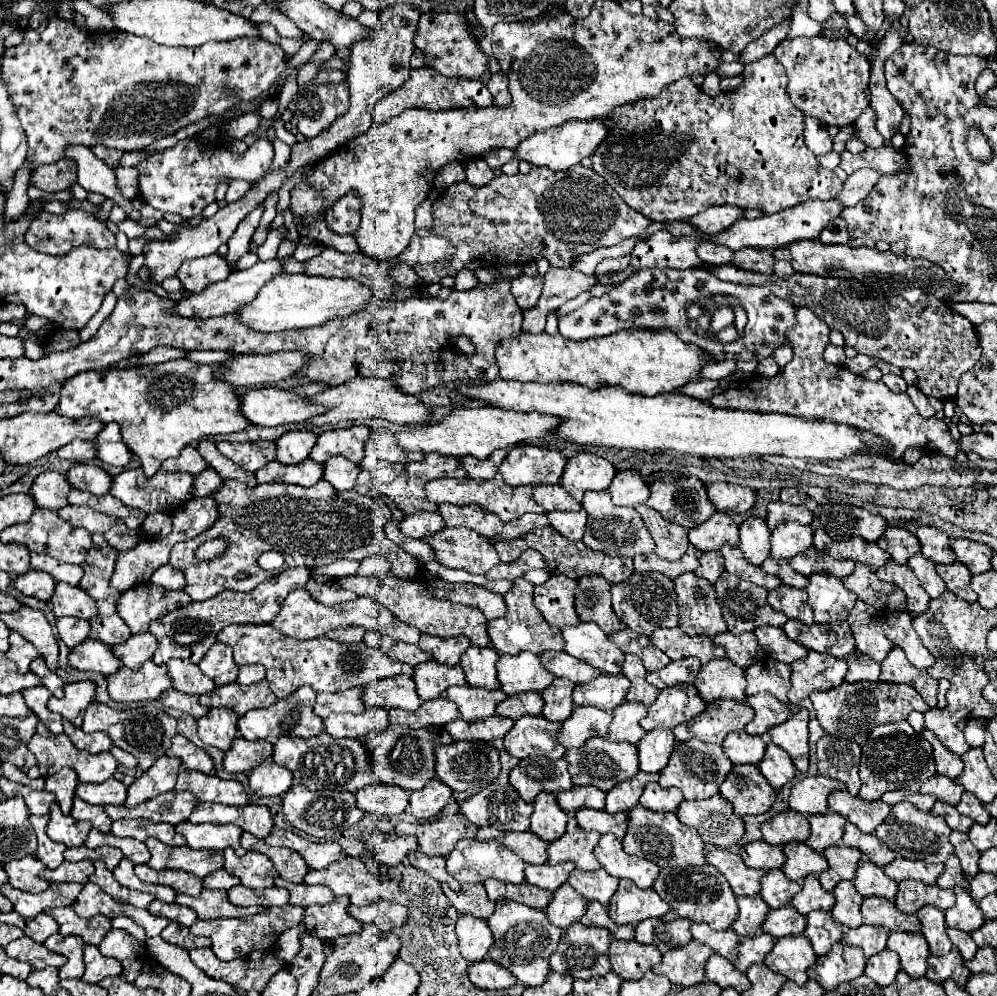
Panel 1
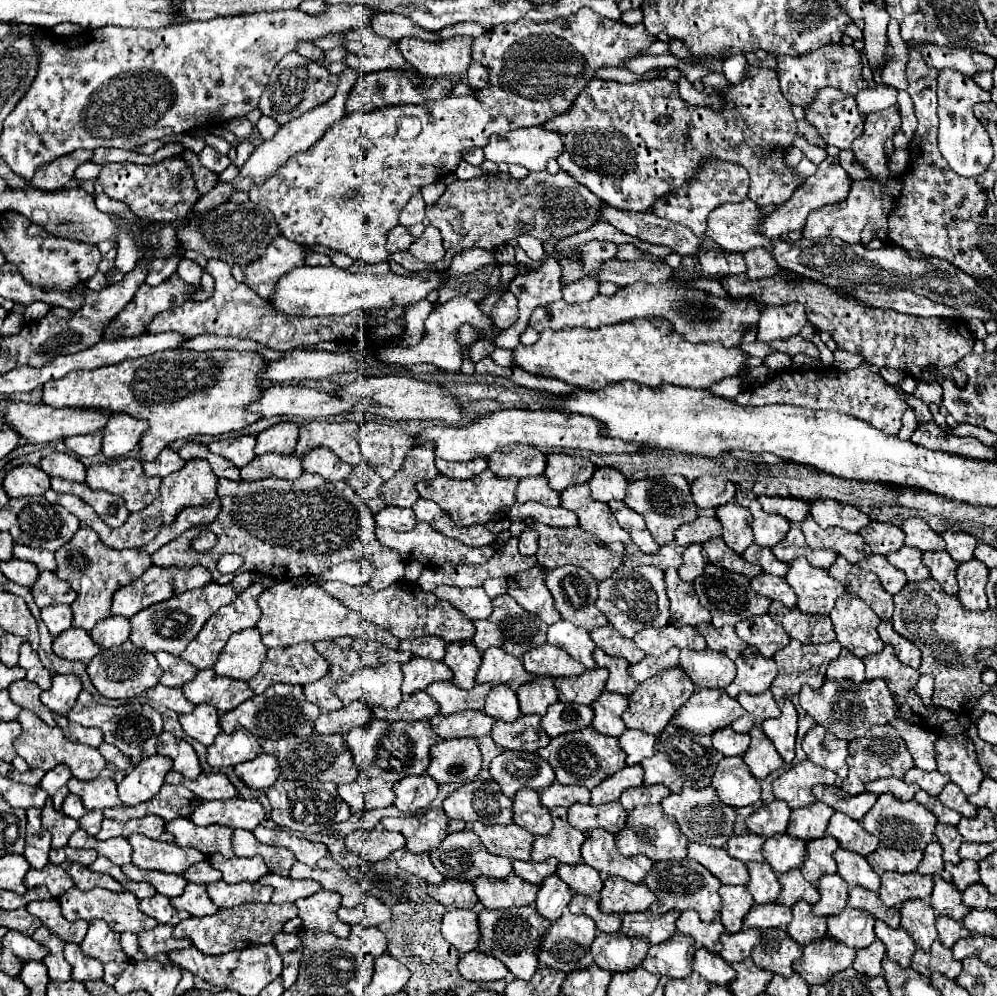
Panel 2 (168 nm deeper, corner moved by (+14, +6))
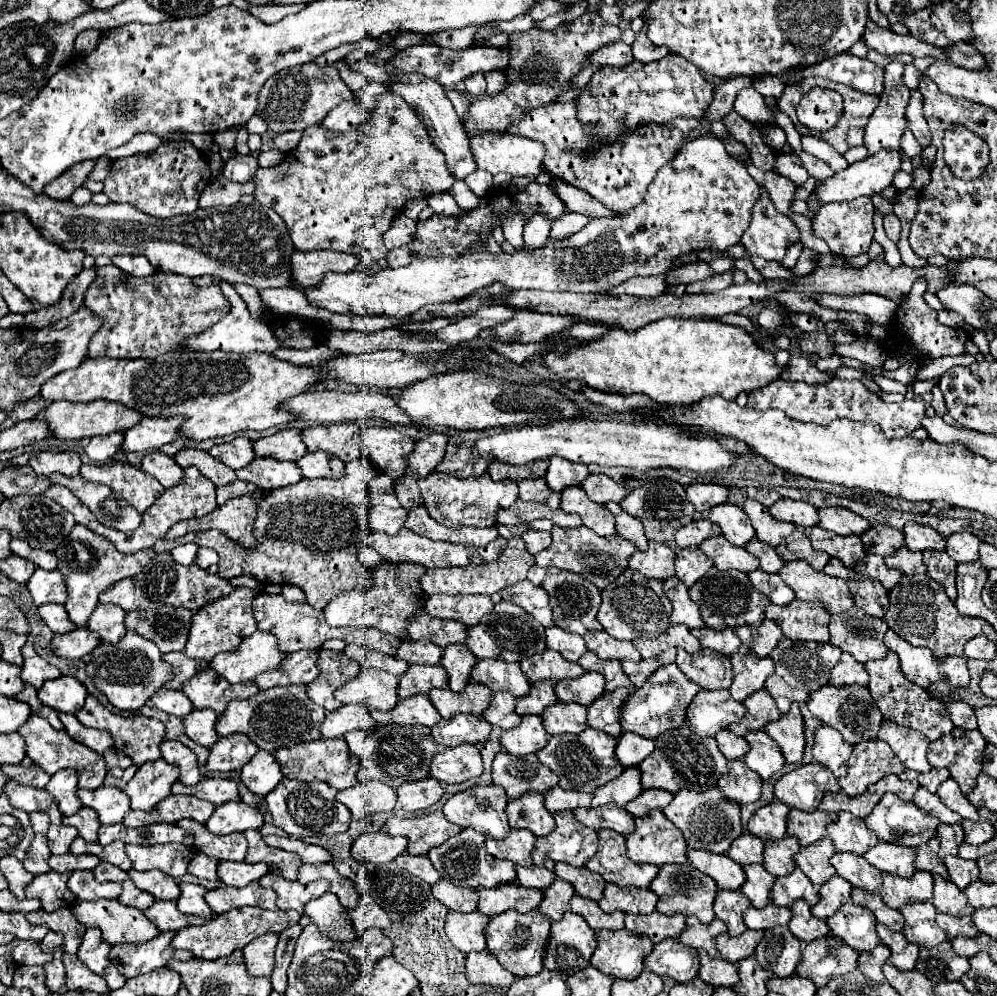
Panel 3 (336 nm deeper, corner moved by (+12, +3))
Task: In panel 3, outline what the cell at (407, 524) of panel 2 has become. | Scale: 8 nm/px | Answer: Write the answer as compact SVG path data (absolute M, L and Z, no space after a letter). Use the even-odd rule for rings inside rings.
M371 506L369 508L369 530L397 534L407 518L405 508L387 508L387 506Z

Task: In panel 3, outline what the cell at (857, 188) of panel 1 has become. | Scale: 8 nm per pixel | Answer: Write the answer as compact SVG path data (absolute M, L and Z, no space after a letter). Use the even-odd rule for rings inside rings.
M891 62L885 66L885 88L879 94L879 106L875 108L873 116L869 118L869 124L865 128L865 148L869 154L875 154L885 148L899 148L899 136L907 128L907 118L905 118L905 108L909 102L909 88L903 84L903 70L905 62Z

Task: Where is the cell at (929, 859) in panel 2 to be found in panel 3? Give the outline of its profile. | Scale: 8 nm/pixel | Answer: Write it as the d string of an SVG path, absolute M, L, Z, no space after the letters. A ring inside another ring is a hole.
M933 836L927 844L917 848L917 858L915 858L915 868L917 870L927 870L931 874L939 874L943 878L949 878L947 868L943 864L943 860L939 858L939 840L937 836Z

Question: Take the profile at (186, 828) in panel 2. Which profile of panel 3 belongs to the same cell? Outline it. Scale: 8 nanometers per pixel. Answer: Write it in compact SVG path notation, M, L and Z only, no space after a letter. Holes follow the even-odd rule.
M185 818L177 822L181 828L191 830L195 834L195 848L199 852L211 854L217 860L235 860L243 862L247 852L247 840L243 834L229 834L229 836L215 836L211 834L205 824L199 824L197 820Z

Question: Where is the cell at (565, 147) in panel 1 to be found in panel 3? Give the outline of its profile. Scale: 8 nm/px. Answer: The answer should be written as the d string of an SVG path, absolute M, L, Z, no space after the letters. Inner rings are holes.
M483 134L469 140L477 166L489 174L507 172L511 176L539 176L543 172L543 144L521 136Z

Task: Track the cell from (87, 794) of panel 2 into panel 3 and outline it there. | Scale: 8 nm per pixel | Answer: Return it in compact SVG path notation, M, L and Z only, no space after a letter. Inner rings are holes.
M95 788L95 790L79 790L77 792L83 806L93 808L99 814L101 824L117 824L123 822L129 808L129 796L121 788Z

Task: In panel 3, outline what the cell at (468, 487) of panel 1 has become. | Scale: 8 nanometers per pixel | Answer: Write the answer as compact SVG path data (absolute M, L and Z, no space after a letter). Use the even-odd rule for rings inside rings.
M431 472L427 478L419 480L419 488L431 518L447 528L495 526L497 510L511 506L517 500L517 492L519 492L517 482L495 482L487 472L479 478L463 478L463 480L441 472Z

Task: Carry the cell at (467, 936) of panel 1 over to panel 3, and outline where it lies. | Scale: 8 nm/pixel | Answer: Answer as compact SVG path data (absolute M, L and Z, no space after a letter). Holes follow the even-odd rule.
M449 912L445 920L445 932L447 938L453 942L453 946L465 954L477 950L485 950L485 928L489 924L489 918L481 912Z

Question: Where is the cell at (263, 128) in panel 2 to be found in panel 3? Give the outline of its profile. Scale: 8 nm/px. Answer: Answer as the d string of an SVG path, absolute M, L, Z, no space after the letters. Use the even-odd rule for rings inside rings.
M290 131L278 135L275 139L276 147L282 152L291 152L294 150L302 137L301 131Z

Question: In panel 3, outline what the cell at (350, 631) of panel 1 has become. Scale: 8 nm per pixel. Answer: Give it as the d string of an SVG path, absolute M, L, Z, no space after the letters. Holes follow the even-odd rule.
M319 650L317 666L321 674L307 686L309 698L323 706L325 710L337 710L341 706L339 700L335 700L333 692L343 686L347 680L355 678L355 674L361 670L357 662L351 662L343 652L331 652L331 650Z

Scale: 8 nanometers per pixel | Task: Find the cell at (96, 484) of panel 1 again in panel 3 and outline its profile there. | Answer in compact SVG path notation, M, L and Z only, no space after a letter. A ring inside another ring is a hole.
M67 450L67 452L41 452L39 456L29 458L29 466L37 472L37 474L53 474L53 472L61 472L65 476L77 476L79 474L79 454L75 450Z

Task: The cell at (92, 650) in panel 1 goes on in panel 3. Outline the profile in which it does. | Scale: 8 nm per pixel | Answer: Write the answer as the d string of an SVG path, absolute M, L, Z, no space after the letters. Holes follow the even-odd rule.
M77 628L75 632L55 634L51 640L51 650L59 658L77 660L87 656L99 644L99 634L91 632L89 628Z

